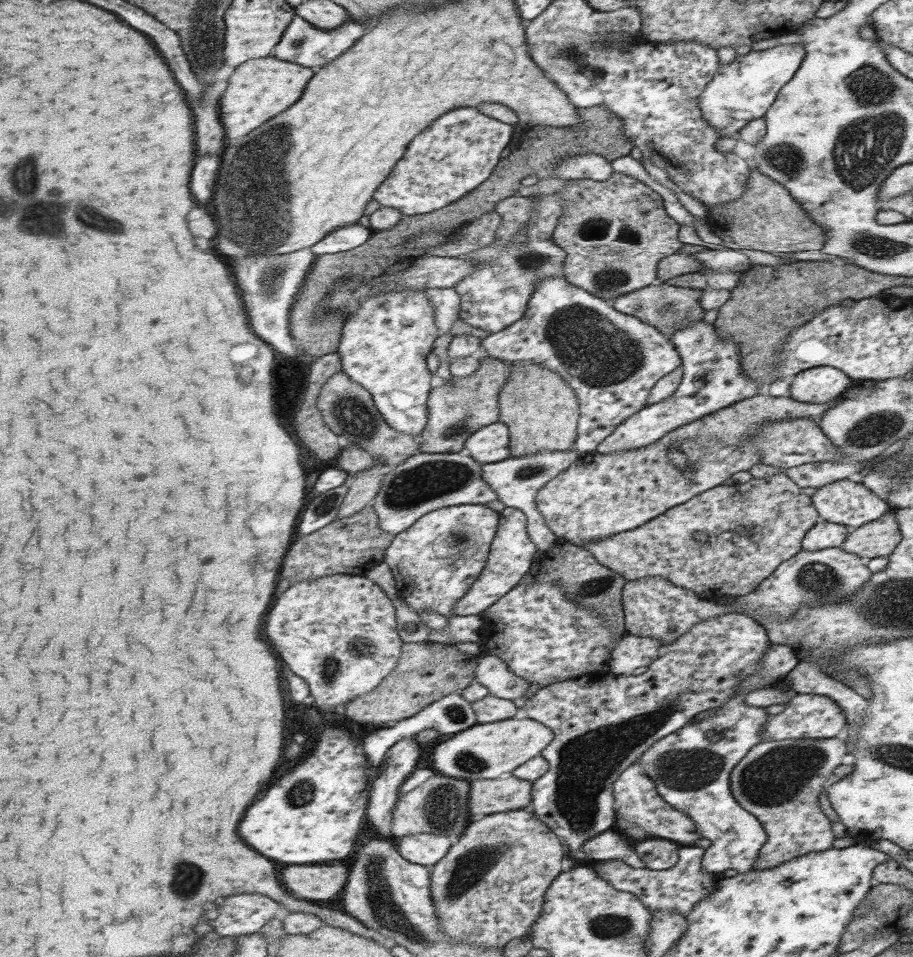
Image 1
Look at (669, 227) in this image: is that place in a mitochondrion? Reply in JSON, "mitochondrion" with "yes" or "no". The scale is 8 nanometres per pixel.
{"mitochondrion":"no"}

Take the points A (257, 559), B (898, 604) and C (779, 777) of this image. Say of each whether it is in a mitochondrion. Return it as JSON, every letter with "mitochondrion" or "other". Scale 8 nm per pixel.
{"A":"mitochondrion","B":"mitochondrion","C":"mitochondrion"}

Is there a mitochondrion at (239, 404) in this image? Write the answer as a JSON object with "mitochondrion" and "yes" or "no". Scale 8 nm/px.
{"mitochondrion":"no"}

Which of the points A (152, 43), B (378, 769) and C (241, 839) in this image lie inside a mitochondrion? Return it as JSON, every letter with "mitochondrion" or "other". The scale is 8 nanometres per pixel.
{"A":"other","B":"other","C":"other"}

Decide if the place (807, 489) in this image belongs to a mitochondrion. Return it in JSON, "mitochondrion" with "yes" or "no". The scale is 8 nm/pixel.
{"mitochondrion":"no"}

